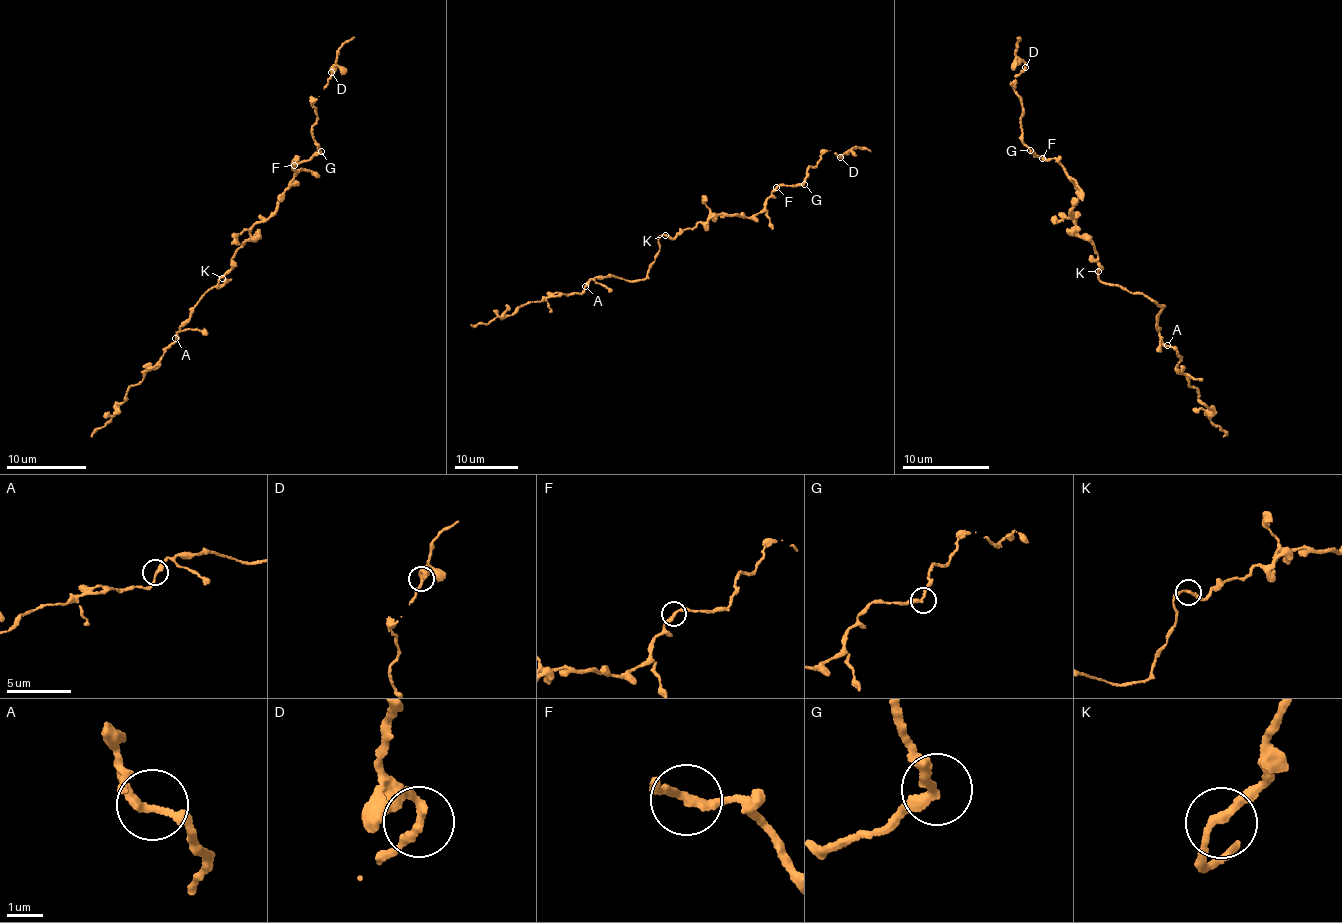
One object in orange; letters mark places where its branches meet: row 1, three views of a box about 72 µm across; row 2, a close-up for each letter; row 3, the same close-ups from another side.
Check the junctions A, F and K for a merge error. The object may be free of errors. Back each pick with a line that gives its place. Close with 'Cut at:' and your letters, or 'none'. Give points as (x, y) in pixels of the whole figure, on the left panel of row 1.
Cut at: none

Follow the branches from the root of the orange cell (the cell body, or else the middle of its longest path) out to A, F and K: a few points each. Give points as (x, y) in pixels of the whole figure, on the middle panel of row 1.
A: (679, 233), (659, 238), (660, 250), (645, 278), (627, 281), (608, 275), (585, 286)
F: (679, 233), (702, 223), (712, 214), (740, 213), (749, 217), (764, 209), (777, 187)
K: (679, 233), (671, 239), (665, 235)

